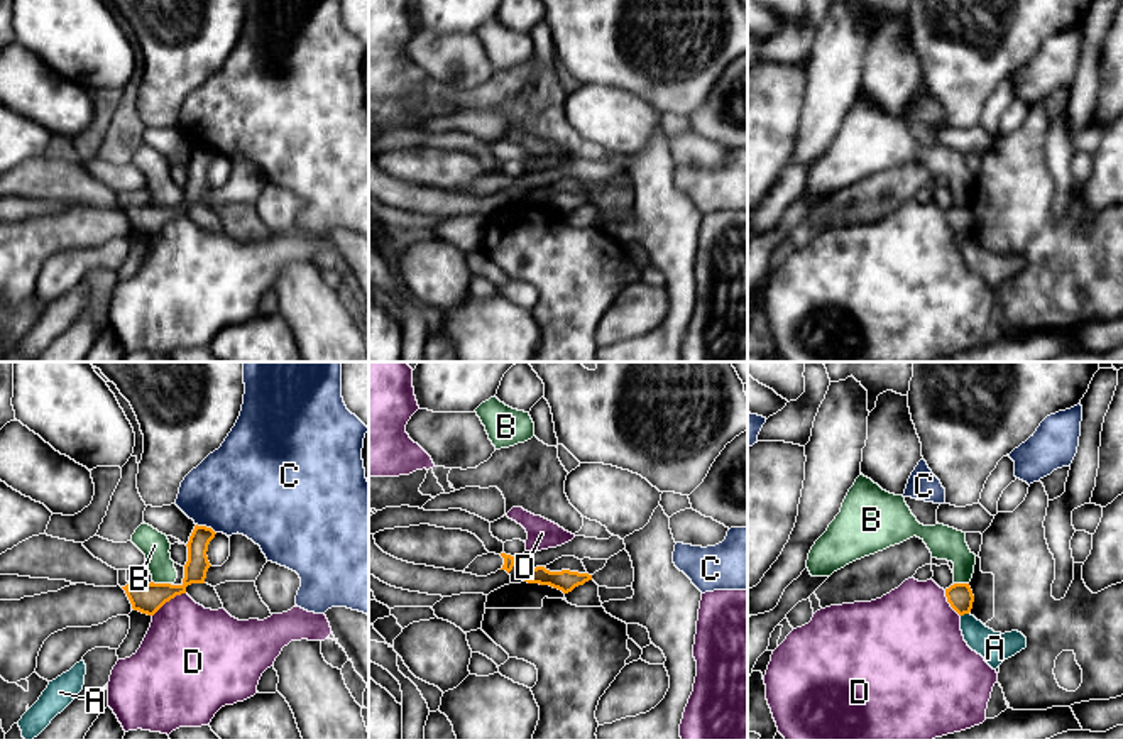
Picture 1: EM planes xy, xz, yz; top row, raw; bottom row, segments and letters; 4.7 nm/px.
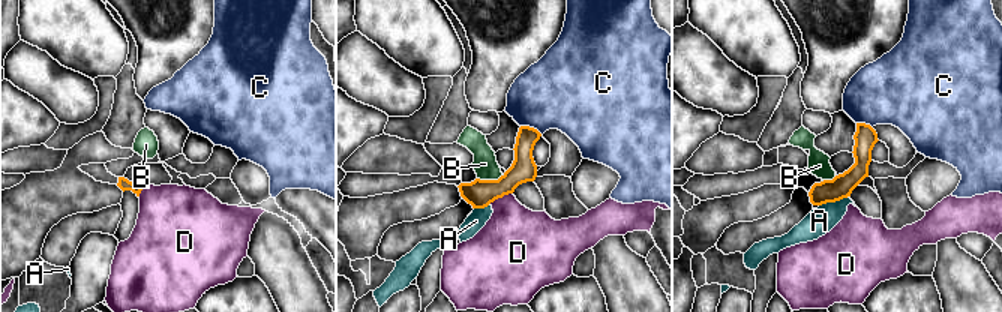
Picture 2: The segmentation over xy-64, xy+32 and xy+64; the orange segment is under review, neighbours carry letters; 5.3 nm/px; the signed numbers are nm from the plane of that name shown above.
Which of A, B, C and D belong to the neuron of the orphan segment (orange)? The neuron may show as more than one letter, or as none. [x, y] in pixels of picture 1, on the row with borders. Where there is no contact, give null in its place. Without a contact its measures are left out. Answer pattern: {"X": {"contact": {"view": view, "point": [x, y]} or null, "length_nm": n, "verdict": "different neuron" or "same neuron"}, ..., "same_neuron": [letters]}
{"A": {"contact": {"view": "yz", "point": [964, 613]}, "length_nm": 50, "verdict": "different neuron"}, "B": {"contact": {"view": "xy", "point": [161, 584]}, "length_nm": 90, "verdict": "different neuron"}, "C": {"contact": {"view": "xy", "point": [207, 528]}, "length_nm": 110, "verdict": "different neuron"}, "D": {"contact": {"view": "xy", "point": [168, 601]}, "length_nm": 200, "verdict": "different neuron"}, "same_neuron": []}

